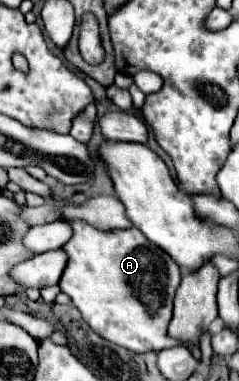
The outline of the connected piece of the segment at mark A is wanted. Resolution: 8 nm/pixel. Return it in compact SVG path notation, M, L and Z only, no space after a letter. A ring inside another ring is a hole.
M71 220L71 226L73 238L63 246L69 262L59 286L83 314L83 320L99 336L131 352L159 352L179 346L179 340L167 336L171 302L181 282L181 268L175 260L155 248L135 226L111 232L101 232L83 220Z

